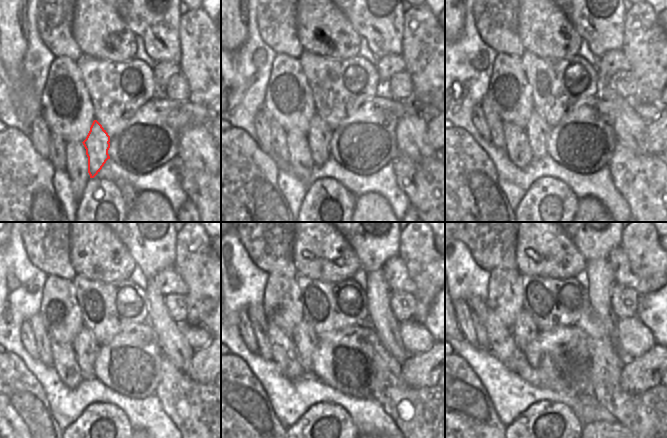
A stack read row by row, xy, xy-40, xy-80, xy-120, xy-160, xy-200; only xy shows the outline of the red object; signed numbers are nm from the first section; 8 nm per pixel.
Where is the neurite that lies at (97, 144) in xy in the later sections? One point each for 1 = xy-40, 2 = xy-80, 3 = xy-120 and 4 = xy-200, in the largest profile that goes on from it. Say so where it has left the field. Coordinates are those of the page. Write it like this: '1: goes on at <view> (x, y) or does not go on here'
1: goes on at xy-40 (319, 135)
2: goes on at xy-80 (537, 130)
3: goes on at xy-120 (86, 348)
4: goes on at xy-200 (524, 330)

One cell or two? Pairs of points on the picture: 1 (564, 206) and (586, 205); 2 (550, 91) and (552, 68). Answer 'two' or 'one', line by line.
1: two
2: one

